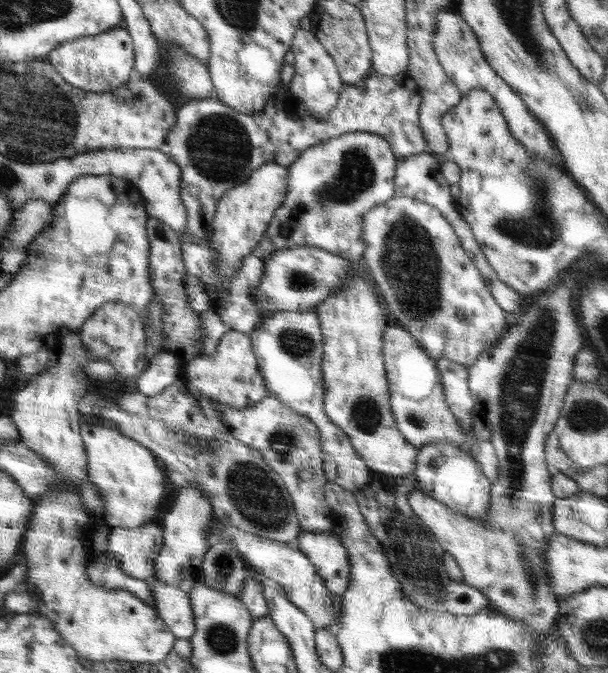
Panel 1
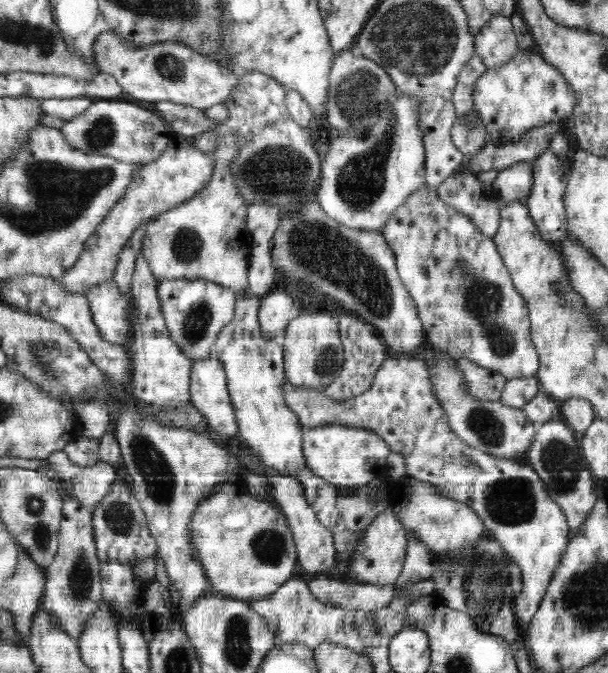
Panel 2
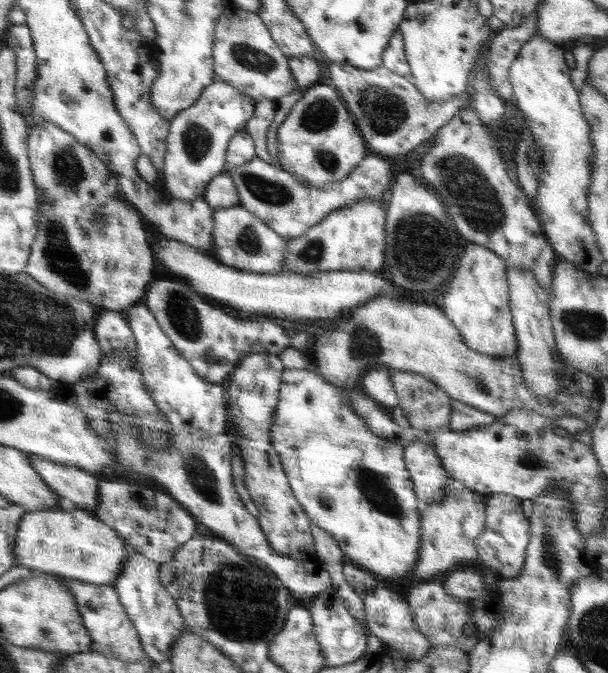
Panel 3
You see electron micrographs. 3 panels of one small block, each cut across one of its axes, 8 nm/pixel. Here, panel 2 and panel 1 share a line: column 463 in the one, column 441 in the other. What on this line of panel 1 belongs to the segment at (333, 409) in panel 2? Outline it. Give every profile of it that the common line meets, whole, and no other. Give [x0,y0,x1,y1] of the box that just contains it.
[414,441,492,519]

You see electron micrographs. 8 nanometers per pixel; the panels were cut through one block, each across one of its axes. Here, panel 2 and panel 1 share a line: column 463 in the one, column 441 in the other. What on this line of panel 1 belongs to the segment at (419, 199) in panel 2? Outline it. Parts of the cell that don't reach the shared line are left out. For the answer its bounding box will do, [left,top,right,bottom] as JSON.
[362,195,508,368]

